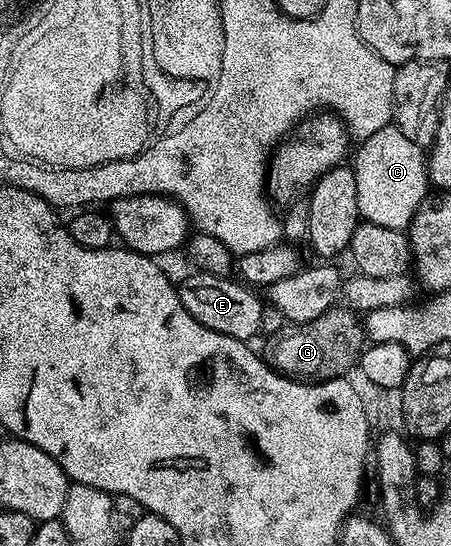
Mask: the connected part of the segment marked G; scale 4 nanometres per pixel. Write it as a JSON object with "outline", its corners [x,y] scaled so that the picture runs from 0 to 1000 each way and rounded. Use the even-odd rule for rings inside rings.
{"outline":[[[769,562],[725,566],[705,577],[705,584],[687,584],[687,592],[639,592],[627,599],[632,603],[616,604],[596,621],[590,659],[623,687],[654,698],[707,701],[763,690],[778,676],[792,674],[798,650],[812,637],[812,612],[800,582]]]}

